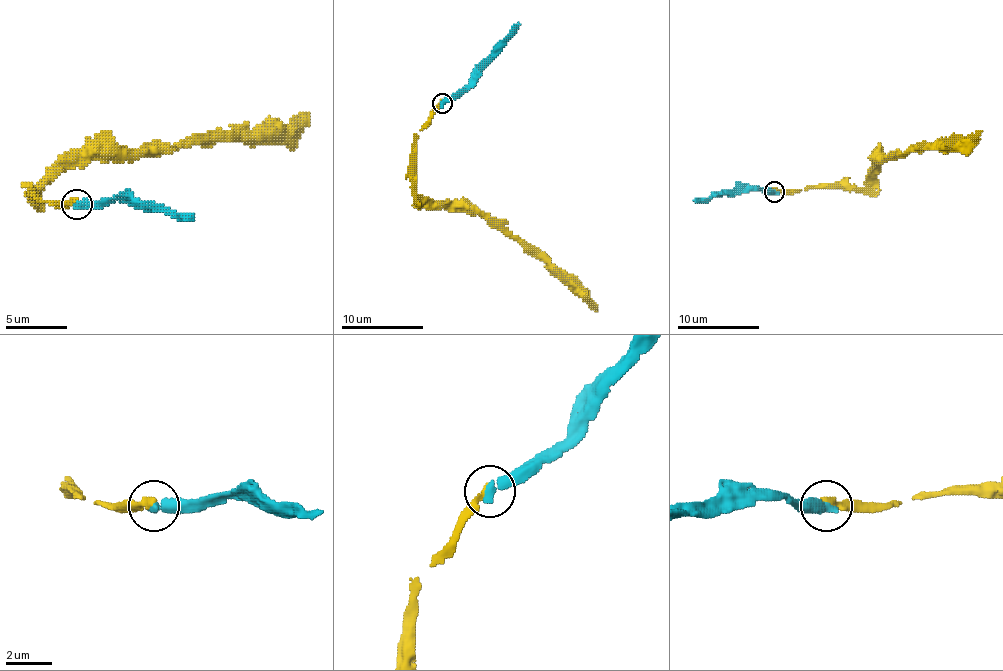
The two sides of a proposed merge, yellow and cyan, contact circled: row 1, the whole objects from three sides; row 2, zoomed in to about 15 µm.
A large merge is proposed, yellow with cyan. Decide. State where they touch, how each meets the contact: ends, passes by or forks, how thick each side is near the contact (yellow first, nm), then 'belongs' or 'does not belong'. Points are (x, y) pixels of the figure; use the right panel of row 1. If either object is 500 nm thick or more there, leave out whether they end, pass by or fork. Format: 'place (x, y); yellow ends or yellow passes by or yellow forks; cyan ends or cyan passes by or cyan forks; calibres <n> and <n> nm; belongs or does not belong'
place (774, 191); yellow ends; cyan ends; calibres 360 and 480 nm; belongs

